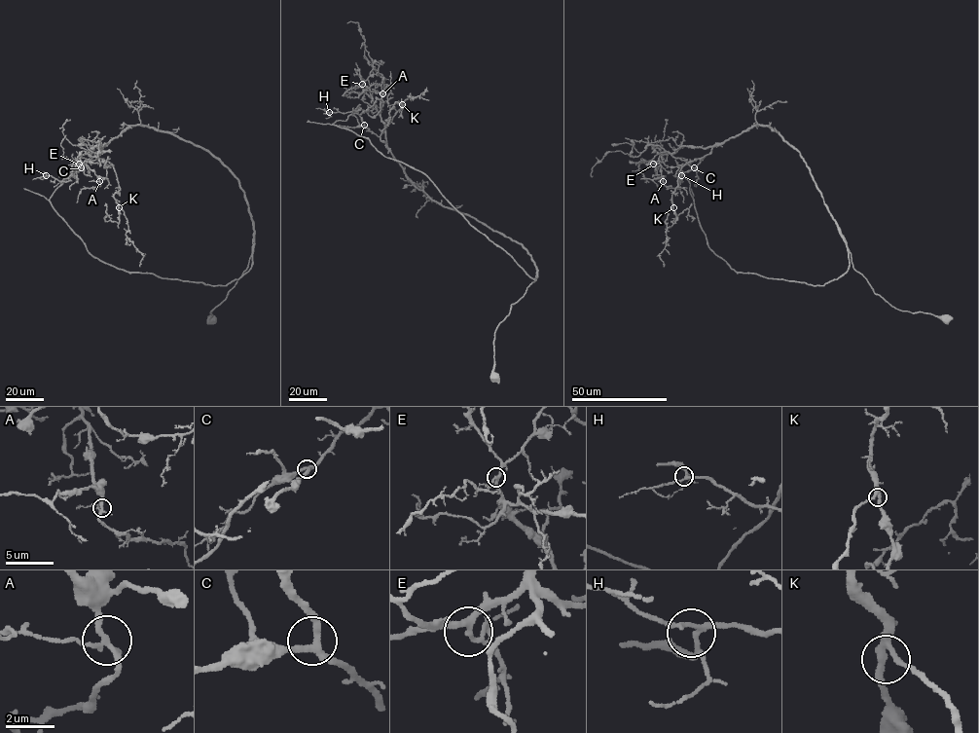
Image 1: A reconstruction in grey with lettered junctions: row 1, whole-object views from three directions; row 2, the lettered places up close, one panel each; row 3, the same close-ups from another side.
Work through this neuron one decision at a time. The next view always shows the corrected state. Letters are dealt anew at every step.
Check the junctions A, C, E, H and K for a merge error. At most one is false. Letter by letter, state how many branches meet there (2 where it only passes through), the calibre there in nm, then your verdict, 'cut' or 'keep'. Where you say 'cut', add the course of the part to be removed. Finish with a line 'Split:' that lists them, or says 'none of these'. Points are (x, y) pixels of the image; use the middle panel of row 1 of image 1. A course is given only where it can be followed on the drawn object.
A: 4 | 200 nm | keep
C: 3 | 240 nm | keep
E: 4 | 220 nm | keep
H: 4 | 180 nm | keep
K: 3 | 260 nm | keep
Split: none of these

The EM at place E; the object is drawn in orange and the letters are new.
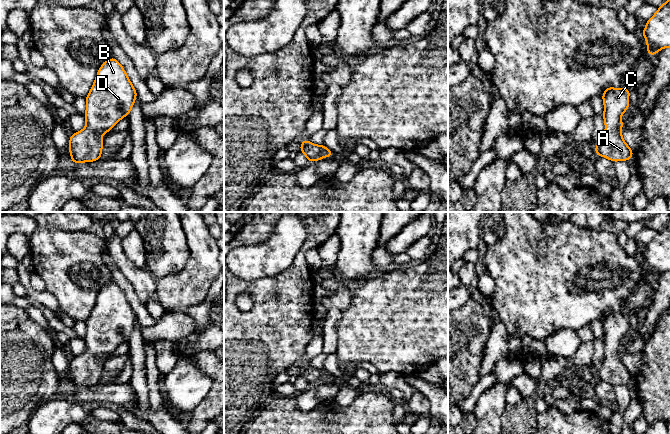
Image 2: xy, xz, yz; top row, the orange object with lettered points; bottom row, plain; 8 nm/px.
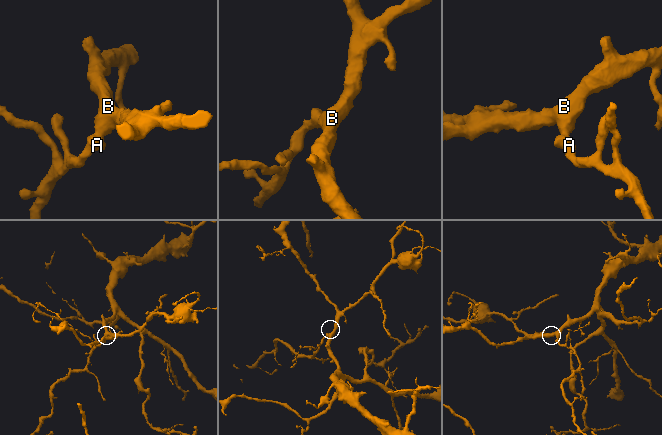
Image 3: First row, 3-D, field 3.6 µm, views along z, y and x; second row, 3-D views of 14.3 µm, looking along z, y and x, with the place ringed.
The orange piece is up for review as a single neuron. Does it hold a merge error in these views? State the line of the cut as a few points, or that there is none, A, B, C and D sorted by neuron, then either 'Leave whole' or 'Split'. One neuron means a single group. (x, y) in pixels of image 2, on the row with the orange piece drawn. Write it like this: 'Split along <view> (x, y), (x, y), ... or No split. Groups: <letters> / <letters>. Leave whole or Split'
No split. Groups: A B C D. Leave whole

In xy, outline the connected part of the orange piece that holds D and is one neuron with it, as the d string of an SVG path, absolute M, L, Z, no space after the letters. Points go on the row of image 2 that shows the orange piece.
M114 57L105 61L86 96L86 127L73 133L69 139L73 164L101 158L102 135L109 132L123 117L129 116L136 97L136 89L123 66Z

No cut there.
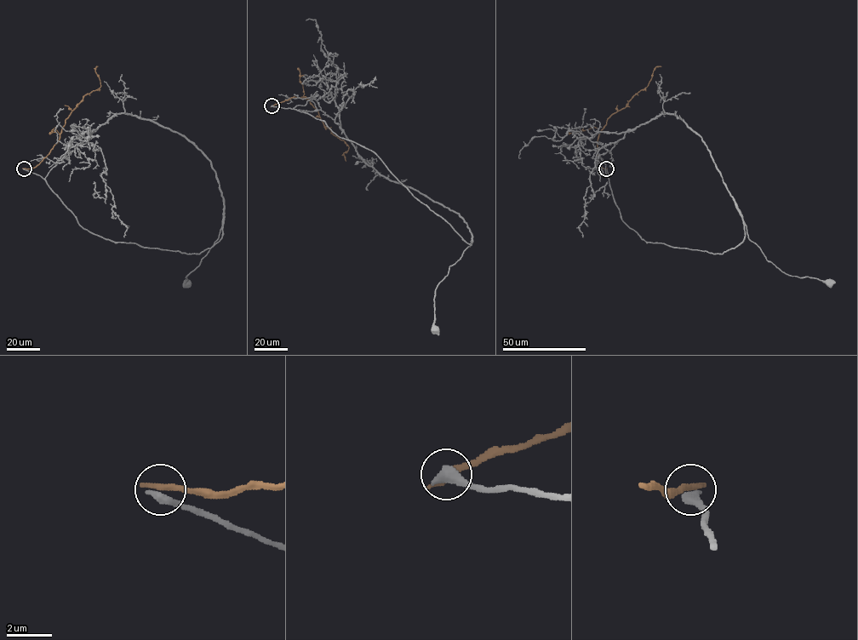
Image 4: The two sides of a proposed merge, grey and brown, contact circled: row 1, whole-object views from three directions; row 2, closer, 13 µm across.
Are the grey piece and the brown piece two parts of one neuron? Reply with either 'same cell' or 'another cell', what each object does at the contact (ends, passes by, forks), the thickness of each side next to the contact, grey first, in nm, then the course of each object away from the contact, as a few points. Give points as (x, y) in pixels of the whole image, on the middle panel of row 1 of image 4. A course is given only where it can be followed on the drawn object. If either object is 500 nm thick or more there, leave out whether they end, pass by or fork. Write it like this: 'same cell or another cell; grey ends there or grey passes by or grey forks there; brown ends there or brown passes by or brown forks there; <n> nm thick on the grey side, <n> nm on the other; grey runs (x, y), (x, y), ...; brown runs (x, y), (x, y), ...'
another cell; 500 nm thick on the grey side, 360 nm on the other; grey runs (271, 105), (311, 115), (339, 136), (372, 150), (414, 197), (471, 244), (435, 290), (434, 329); brown runs (271, 105), (294, 96), (308, 99), (323, 123), (348, 146), (348, 150), (344, 152), (346, 161)

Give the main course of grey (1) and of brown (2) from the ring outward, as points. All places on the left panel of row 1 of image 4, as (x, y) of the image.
1: (24, 168), (41, 175), (81, 225), (115, 242), (200, 254), (219, 240), (222, 225), (186, 283)
2: (24, 168), (36, 167), (48, 153), (71, 112), (85, 94), (100, 87), (95, 71), (97, 66)

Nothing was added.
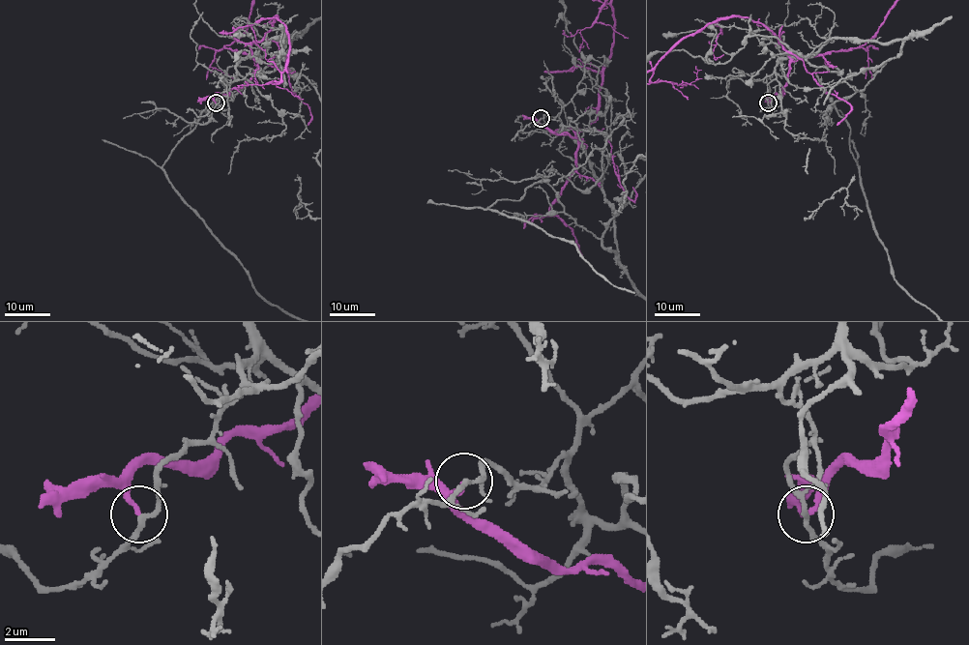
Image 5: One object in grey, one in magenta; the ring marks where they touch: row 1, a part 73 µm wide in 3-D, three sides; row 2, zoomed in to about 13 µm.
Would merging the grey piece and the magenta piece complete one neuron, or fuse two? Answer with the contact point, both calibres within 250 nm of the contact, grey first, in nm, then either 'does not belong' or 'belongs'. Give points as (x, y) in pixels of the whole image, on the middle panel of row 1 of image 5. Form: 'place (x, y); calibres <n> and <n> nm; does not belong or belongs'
place (541, 118); calibres 190 and 200 nm; does not belong

